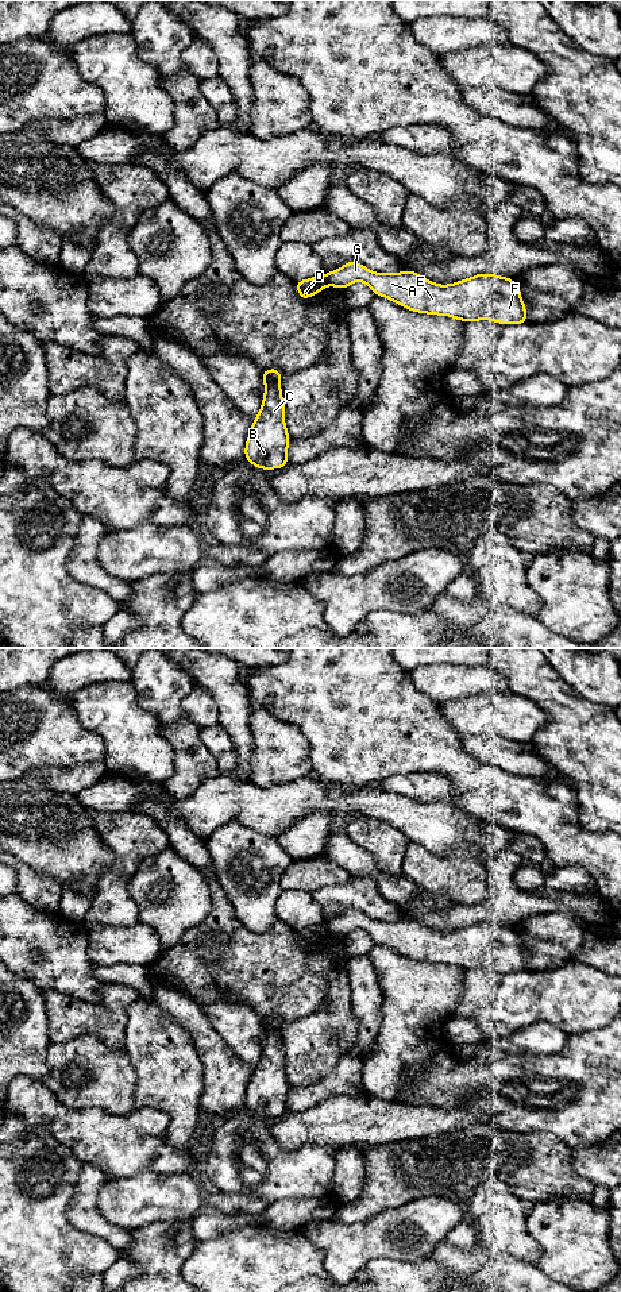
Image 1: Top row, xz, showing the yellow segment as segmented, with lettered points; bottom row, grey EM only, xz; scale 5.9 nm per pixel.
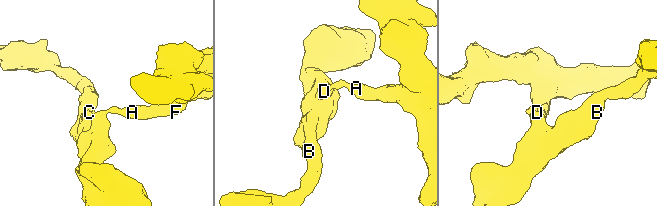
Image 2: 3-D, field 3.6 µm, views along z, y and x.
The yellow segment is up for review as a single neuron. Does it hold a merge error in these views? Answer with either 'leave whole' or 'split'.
split

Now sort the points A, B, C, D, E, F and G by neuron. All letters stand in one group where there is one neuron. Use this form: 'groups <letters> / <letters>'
groups A E F G / B C D

